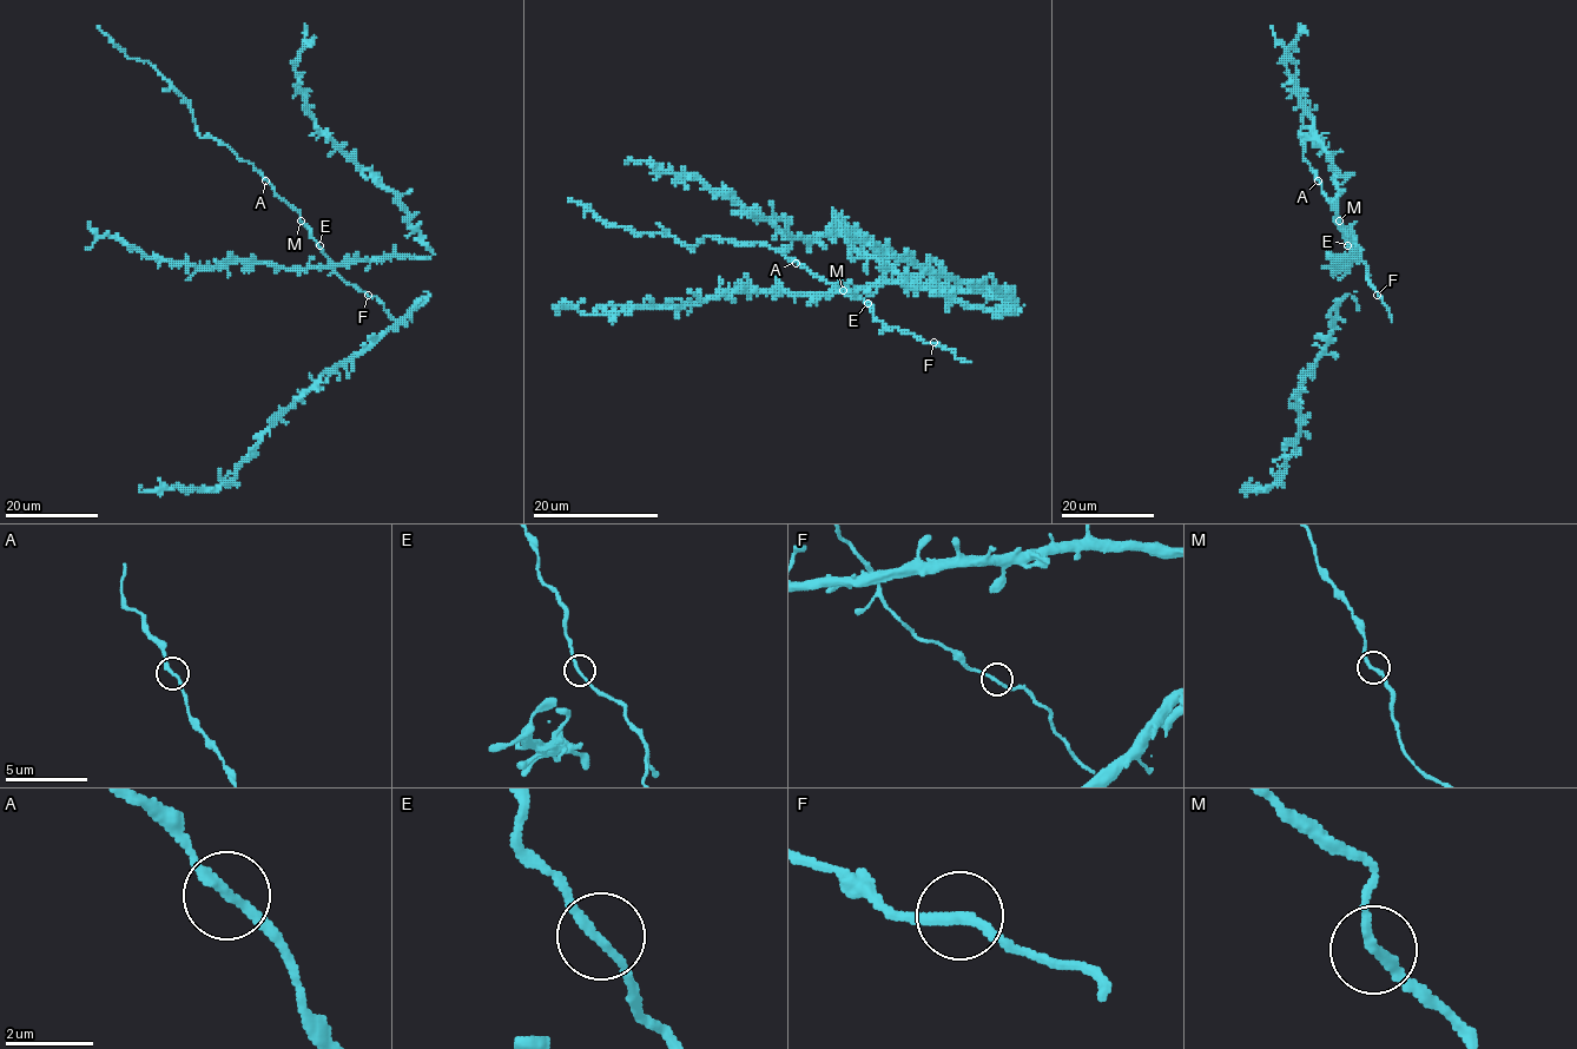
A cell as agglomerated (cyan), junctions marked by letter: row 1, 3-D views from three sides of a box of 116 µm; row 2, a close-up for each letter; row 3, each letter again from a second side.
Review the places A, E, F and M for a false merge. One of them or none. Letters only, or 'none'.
none

